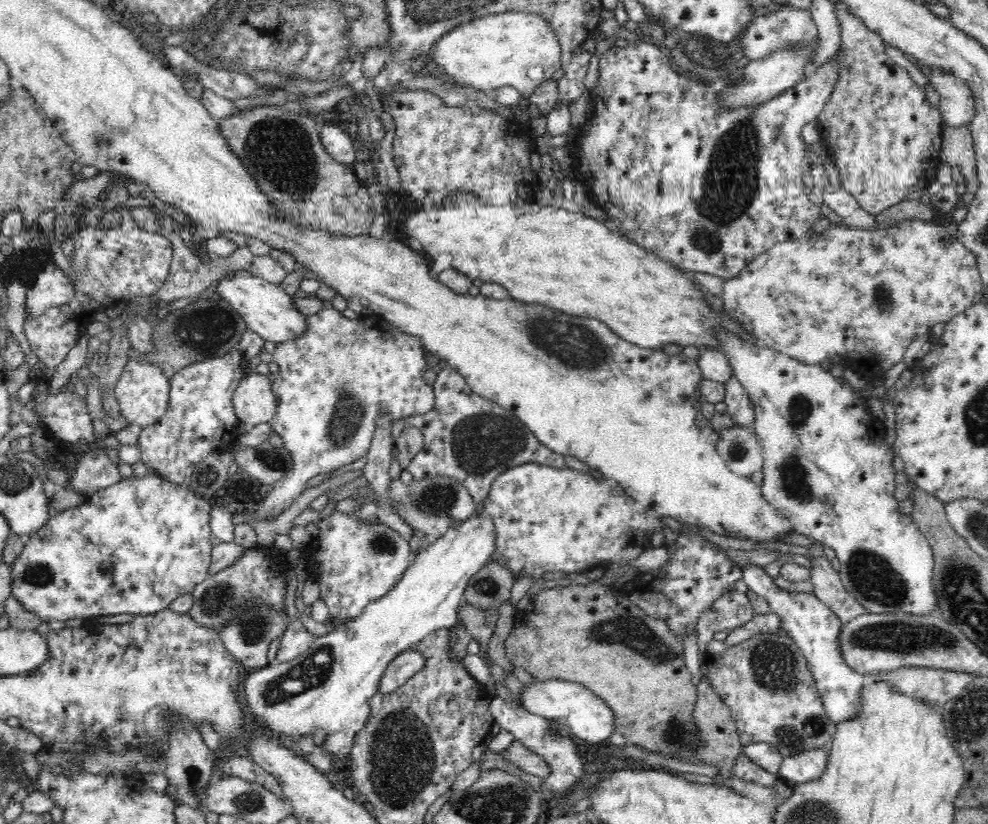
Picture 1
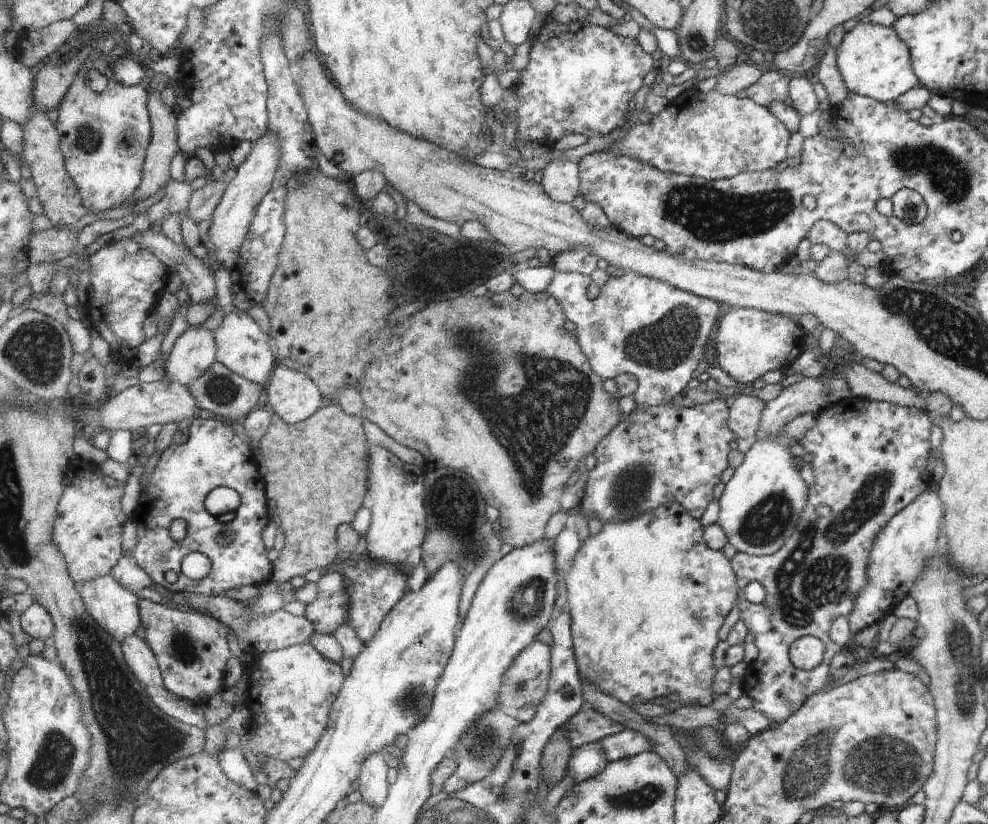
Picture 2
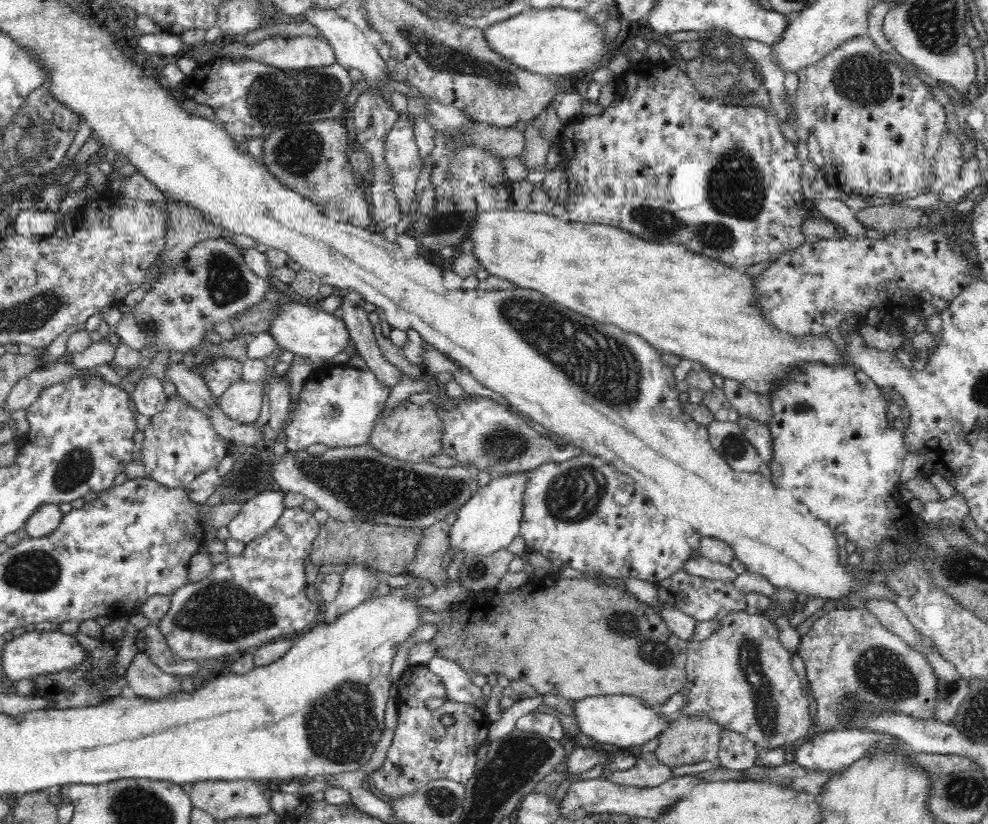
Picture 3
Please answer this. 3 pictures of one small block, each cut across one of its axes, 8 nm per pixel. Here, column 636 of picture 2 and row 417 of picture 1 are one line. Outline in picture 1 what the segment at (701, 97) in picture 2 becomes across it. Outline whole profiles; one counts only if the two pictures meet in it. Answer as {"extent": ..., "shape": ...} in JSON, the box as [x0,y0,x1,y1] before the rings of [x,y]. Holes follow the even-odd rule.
{"extent":[114,357,169,428],"shape":[[[136,357],[131,358],[114,389],[120,403],[121,416],[136,428],[154,424],[165,413],[168,404],[169,378],[156,364],[138,361]]]}

